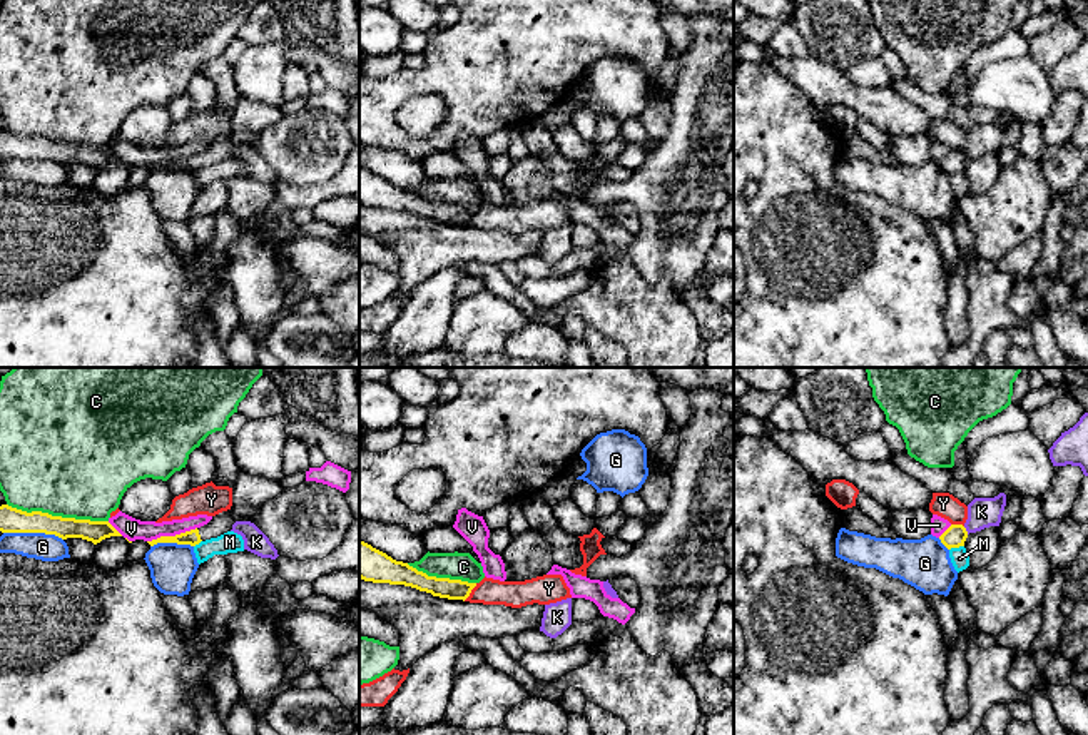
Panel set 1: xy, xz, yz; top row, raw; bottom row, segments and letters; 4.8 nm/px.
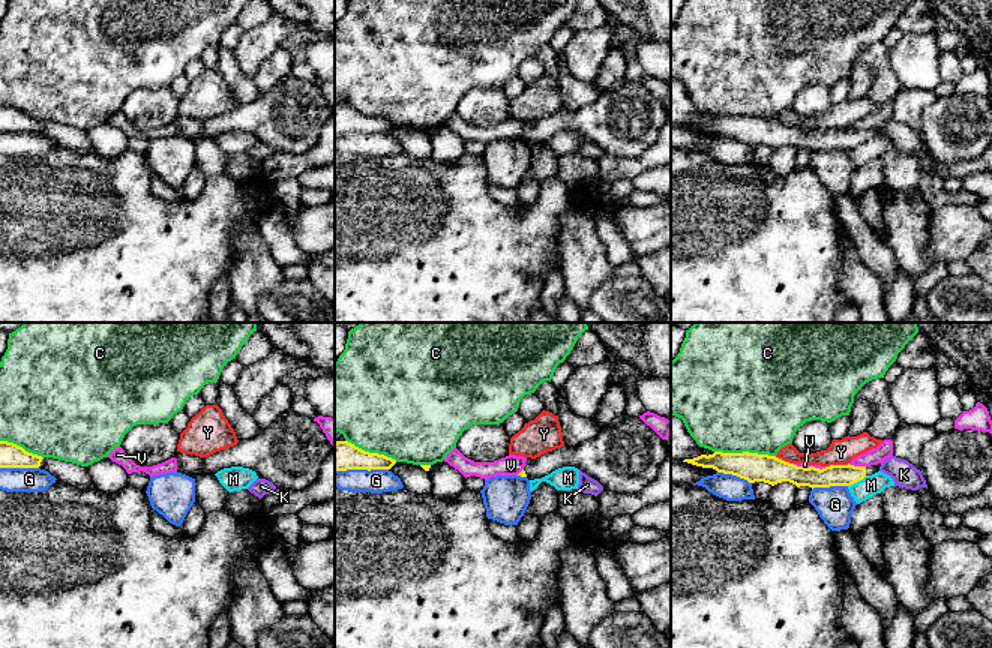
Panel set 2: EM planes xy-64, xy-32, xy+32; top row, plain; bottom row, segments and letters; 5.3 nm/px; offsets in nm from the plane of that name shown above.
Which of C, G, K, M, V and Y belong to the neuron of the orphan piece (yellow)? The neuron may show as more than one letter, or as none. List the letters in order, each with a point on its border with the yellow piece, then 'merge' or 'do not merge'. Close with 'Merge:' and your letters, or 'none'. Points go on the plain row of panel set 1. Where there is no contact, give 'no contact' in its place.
C: contact xy (57, 142); do not merge
G: contact xy (34, 157); do not merge
K: contact yz (965, 156); do not merge
M: contact yz (956, 172); do not merge
V: contact xy (171, 162); do not merge
Y: contact xz (470, 217); do not merge
Merge: none

